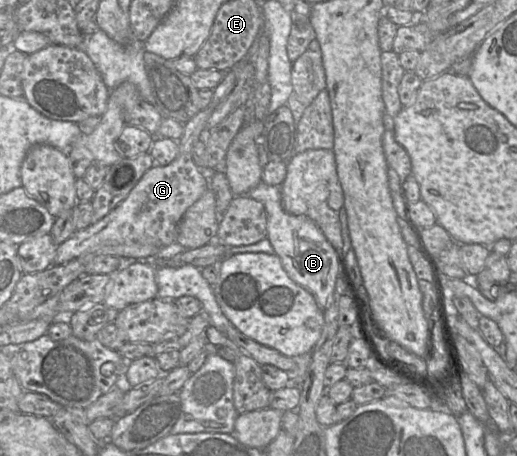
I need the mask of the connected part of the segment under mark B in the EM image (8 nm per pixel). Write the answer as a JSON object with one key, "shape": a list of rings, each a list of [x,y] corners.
{"shape":[[[261,182],[247,194],[264,205],[267,215],[267,238],[288,276],[307,289],[322,310],[335,298],[335,286],[339,275],[339,256],[320,228],[310,218],[292,215],[282,206],[280,186]]]}

